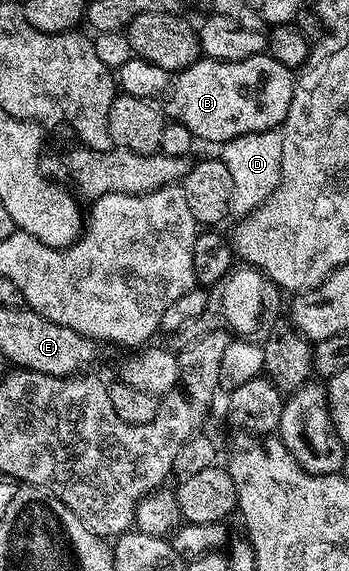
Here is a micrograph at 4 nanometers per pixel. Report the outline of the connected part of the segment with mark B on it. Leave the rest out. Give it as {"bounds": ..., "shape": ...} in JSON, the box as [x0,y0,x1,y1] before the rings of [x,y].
{"bounds":[117,52,295,144],"shape":[[[266,52],[236,62],[219,62],[216,58],[203,56],[189,68],[174,72],[150,66],[145,60],[133,56],[118,70],[117,86],[124,94],[156,103],[170,121],[185,124],[196,139],[203,141],[204,138],[216,144],[228,142],[242,134],[256,134],[282,127],[295,91],[292,71]]]}

